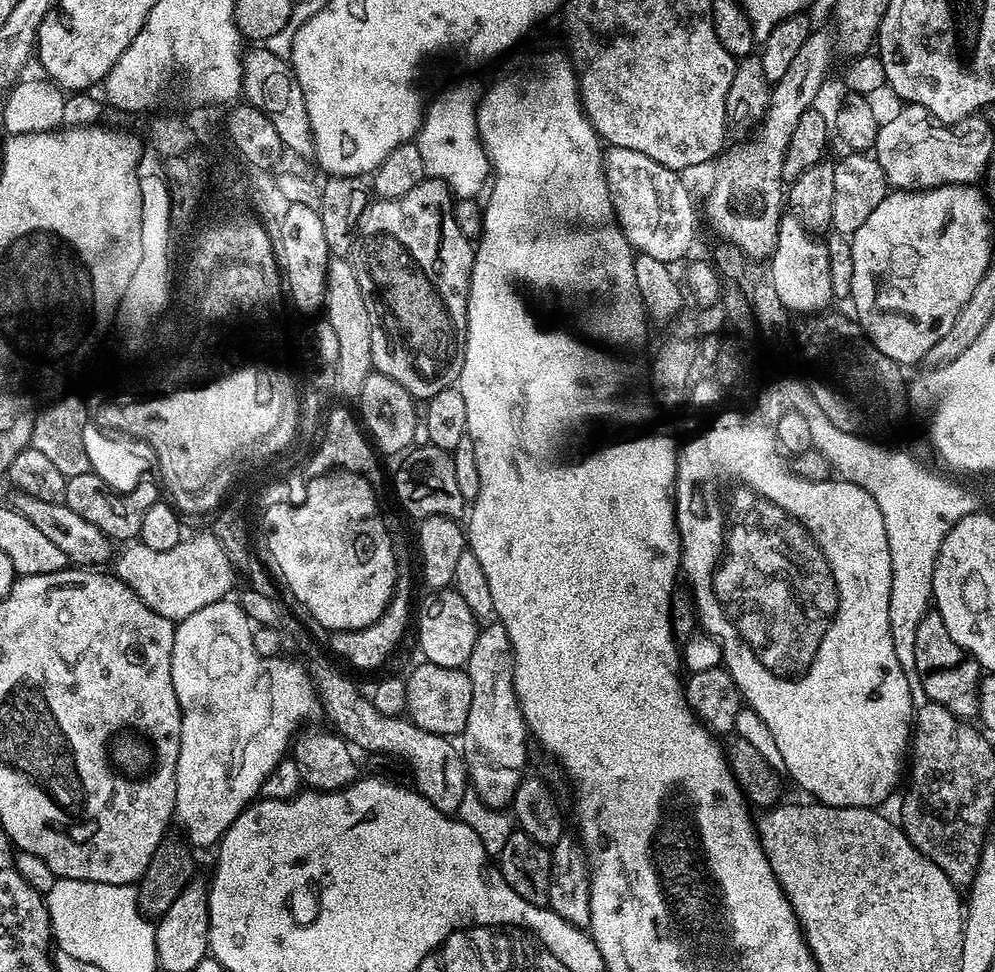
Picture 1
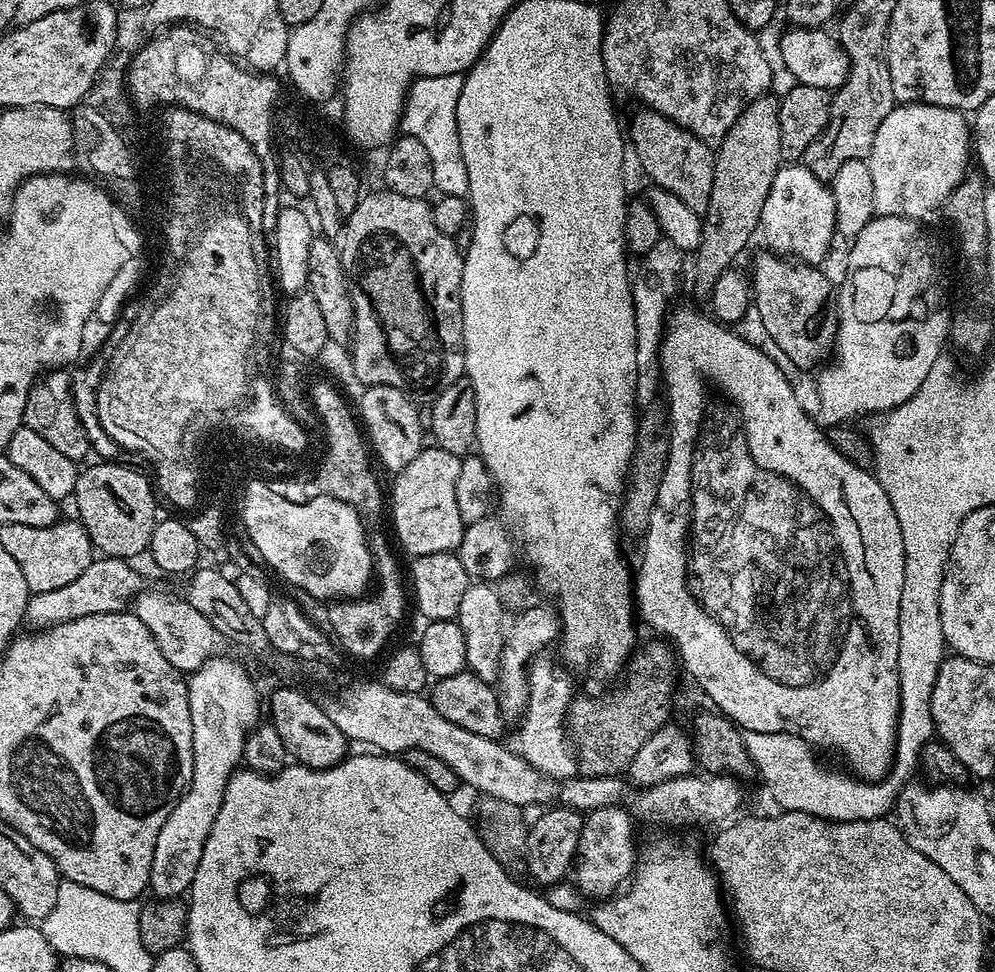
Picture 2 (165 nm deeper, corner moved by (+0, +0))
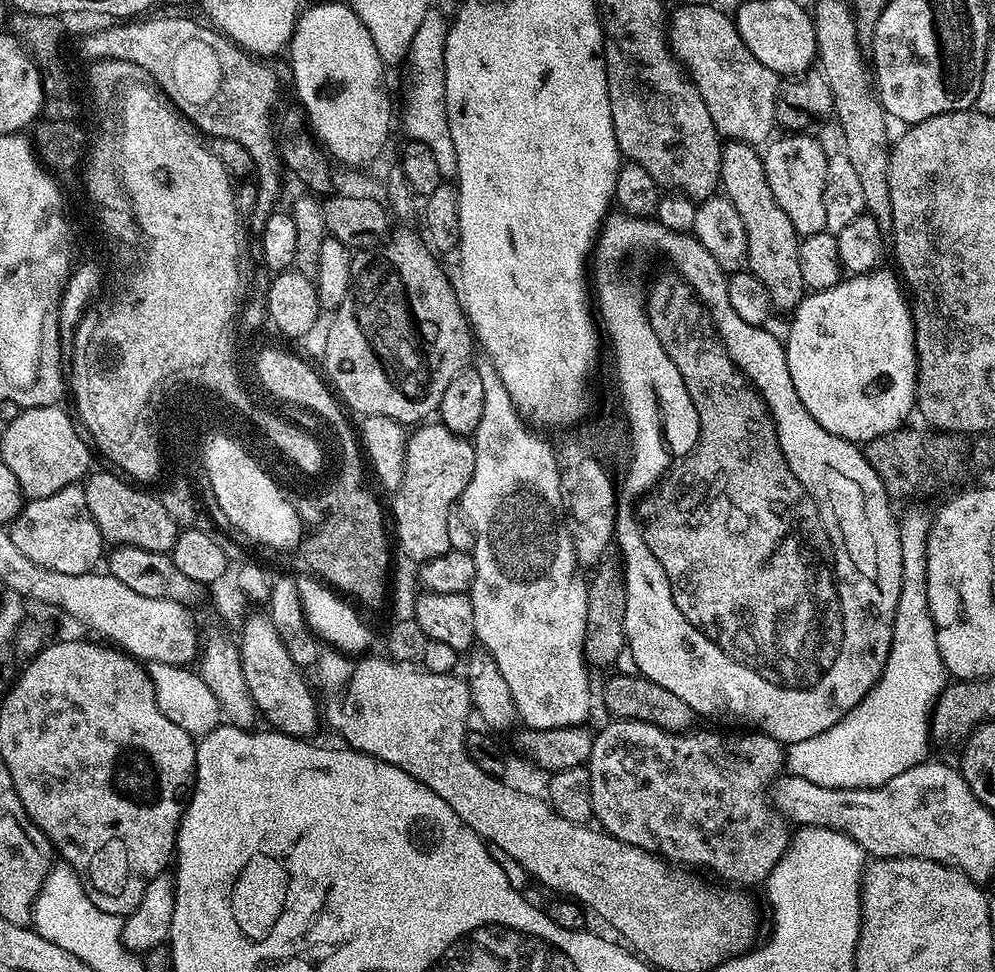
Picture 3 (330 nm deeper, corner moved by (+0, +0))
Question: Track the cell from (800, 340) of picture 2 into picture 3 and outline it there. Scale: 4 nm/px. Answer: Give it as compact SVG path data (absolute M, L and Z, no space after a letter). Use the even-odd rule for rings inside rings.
M742 140L727 141L720 149L720 182L723 195L736 205L742 218L744 236L748 239L747 271L752 272L754 278L768 288L773 309L795 309L806 295L802 270L798 266L801 237L796 235L794 225L783 212L782 206L774 202L774 190L770 190L770 182L766 182L763 155Z

